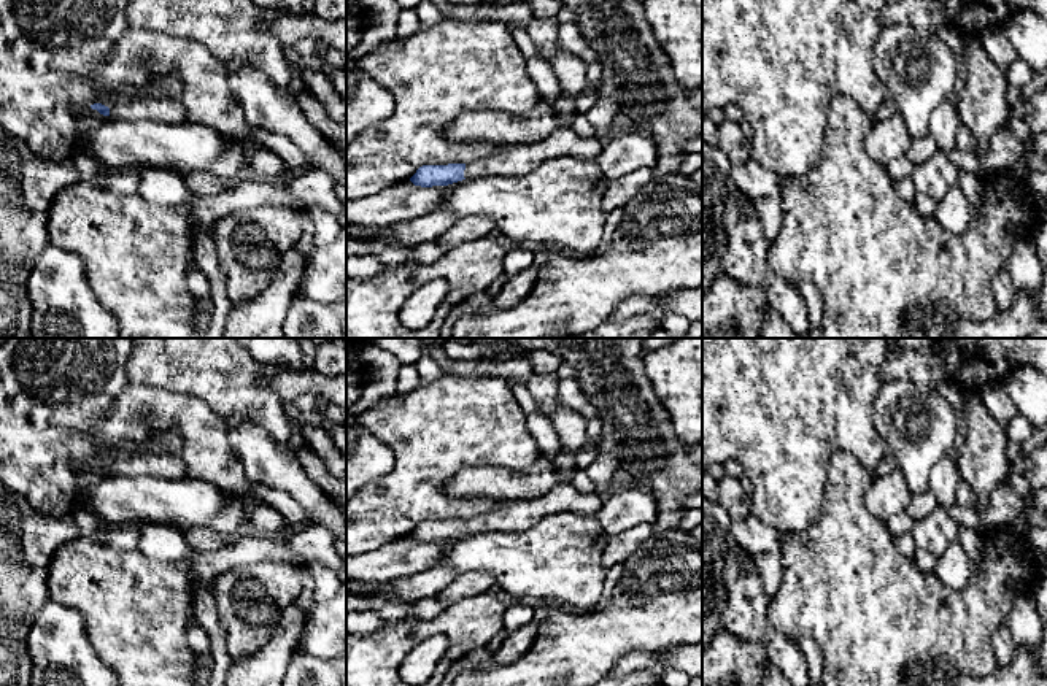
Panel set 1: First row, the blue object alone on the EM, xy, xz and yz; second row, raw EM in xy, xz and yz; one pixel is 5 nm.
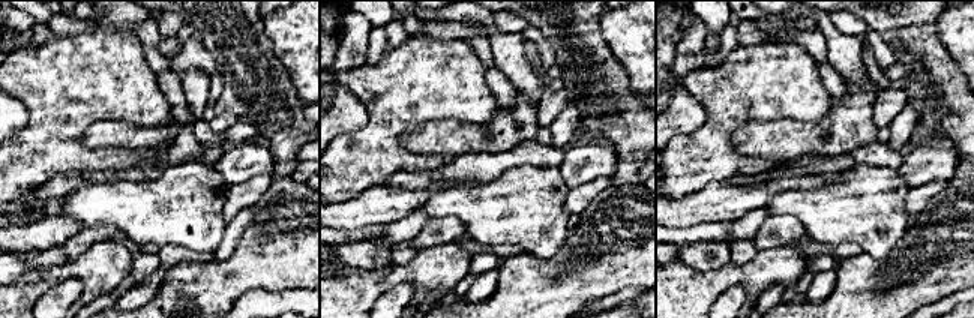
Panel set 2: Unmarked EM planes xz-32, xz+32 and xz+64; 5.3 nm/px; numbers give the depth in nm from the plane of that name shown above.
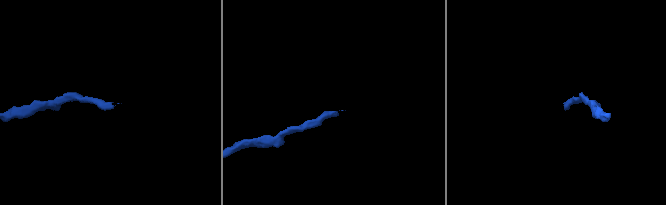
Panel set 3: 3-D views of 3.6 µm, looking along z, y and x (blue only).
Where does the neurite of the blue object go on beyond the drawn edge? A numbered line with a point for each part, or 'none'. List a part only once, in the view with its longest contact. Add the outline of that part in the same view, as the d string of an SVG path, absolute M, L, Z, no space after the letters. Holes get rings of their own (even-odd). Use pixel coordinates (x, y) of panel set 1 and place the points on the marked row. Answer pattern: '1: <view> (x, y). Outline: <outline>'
1: xz (512, 159). Outline: M559 127L543 141L531 145L505 145L489 157L466 164L464 178L527 175L542 162L561 156L596 159L602 146L604 140L596 137L580 137L570 127Z

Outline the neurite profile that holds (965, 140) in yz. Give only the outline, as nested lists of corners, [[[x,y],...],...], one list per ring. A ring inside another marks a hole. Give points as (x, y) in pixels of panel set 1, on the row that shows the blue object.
[[[964,124],[960,127],[956,133],[956,148],[961,151],[972,151],[976,148],[976,140]]]

